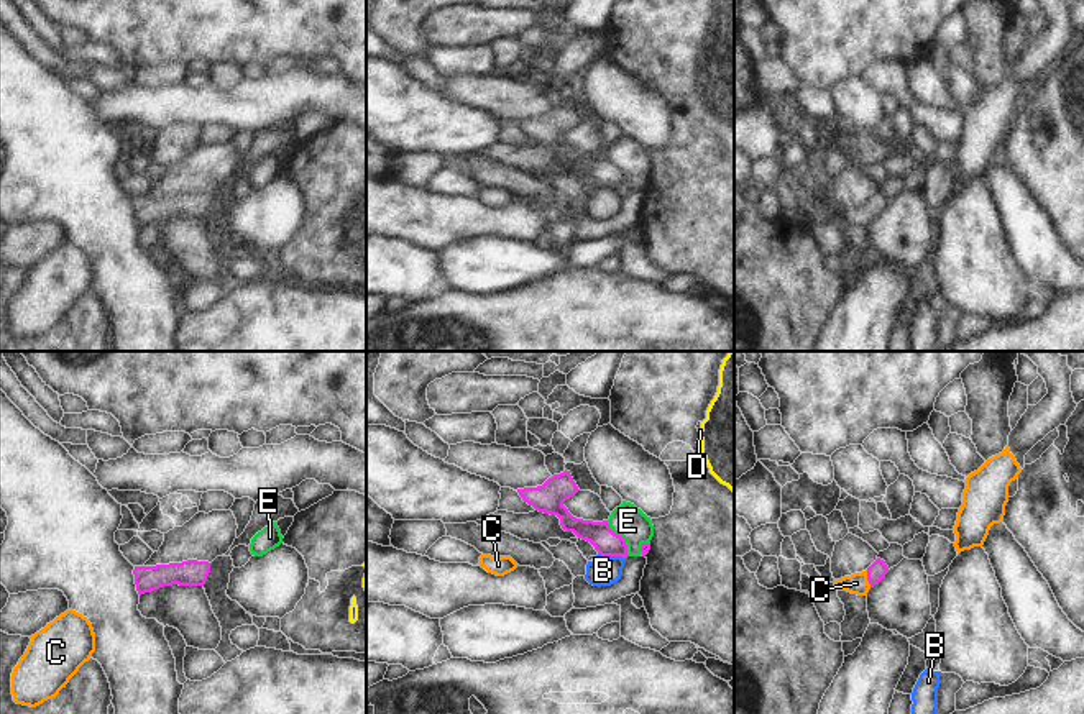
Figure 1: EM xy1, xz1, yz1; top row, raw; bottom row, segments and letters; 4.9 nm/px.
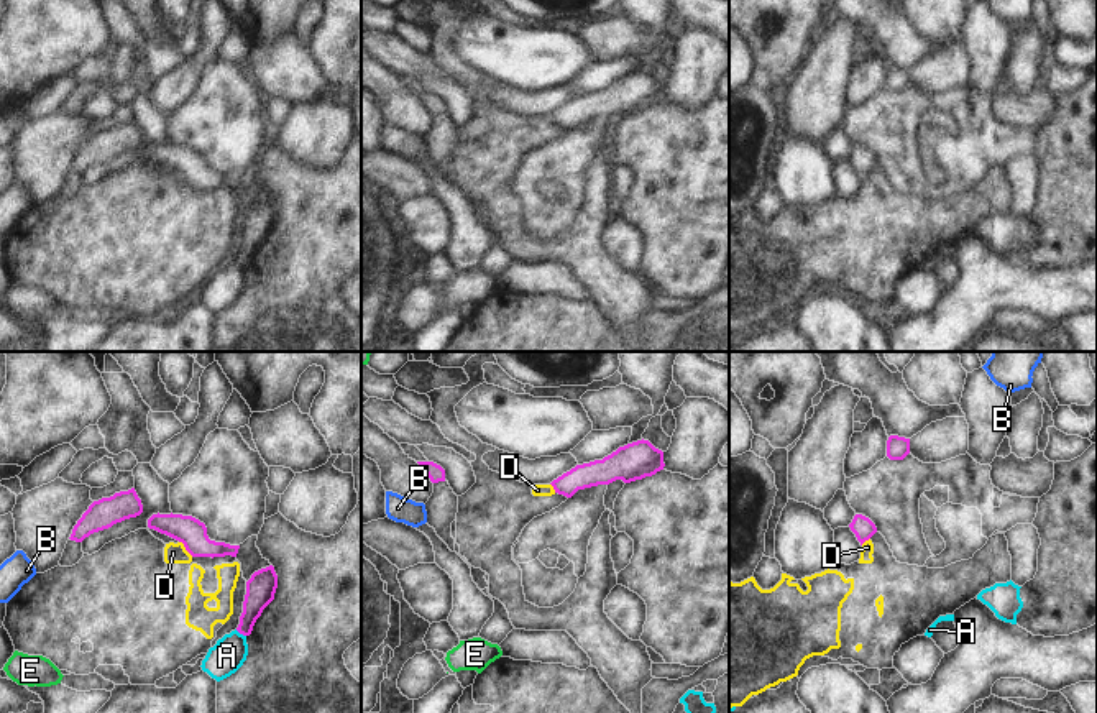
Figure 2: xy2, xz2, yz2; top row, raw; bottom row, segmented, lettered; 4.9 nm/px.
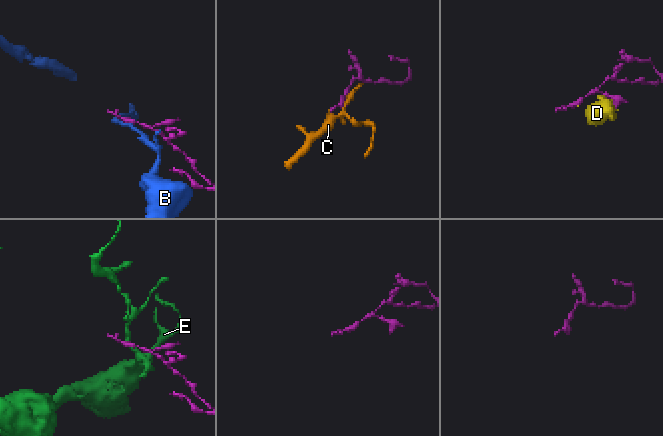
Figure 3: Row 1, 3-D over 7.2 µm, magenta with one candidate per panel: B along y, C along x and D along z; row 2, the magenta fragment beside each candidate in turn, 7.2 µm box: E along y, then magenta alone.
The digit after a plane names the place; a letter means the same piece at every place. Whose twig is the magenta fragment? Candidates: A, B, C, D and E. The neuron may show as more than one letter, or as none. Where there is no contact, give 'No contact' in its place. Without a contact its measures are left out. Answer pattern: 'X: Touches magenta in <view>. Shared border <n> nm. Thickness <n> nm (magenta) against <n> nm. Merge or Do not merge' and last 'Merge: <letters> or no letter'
A: Touches magenta in xy2. Shared border 70 nm. Thickness 140 nm (magenta) against 170 nm. Do not merge
B: Touches magenta in xz1. Shared border 140 nm. Thickness 130 nm (magenta) against 140 nm. Do not merge
C: Touches magenta in yz1. Shared border 90 nm. Thickness 90 nm (magenta) against 100 nm. Merge
D: Touches magenta in xy2. Shared border 100 nm. Thickness 140 nm (magenta) against 100 nm. Do not merge
E: Touches magenta in xz1. Shared border 200 nm. Thickness 130 nm (magenta) against 160 nm. Do not merge
Merge: C.

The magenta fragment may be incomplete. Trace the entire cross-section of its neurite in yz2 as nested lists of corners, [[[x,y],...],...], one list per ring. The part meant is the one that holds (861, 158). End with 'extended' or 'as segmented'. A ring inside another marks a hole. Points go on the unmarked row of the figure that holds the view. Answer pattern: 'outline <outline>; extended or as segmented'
outline [[[856,146],[849,159],[856,166],[861,177],[877,164],[875,156],[862,146]]]; as segmented

